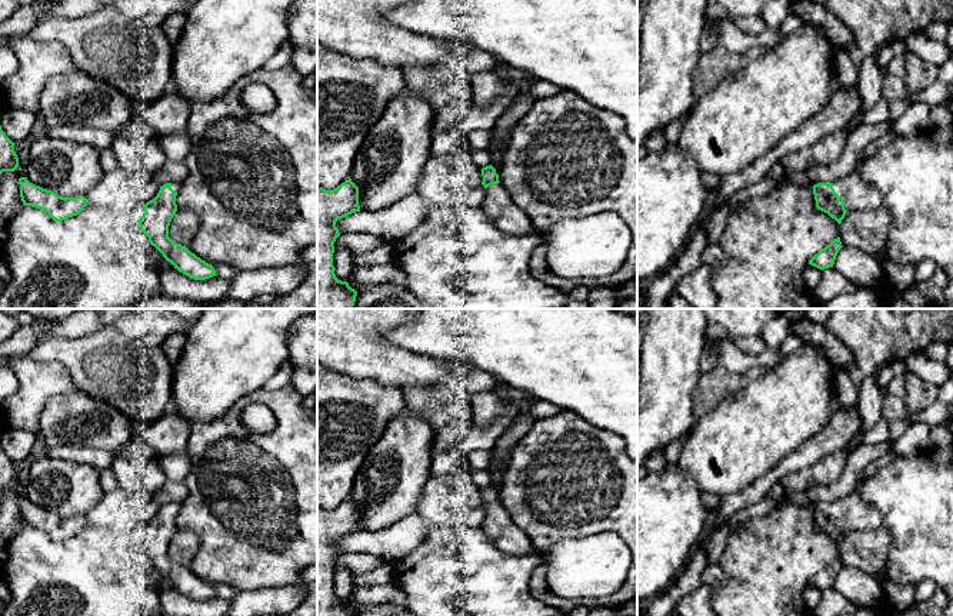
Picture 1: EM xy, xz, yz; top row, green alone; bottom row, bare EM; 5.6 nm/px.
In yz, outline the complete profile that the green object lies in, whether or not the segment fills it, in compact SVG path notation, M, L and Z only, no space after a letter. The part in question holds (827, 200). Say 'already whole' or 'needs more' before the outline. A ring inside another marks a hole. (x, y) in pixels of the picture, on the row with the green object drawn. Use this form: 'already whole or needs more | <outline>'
needs more | M857 160L857 169L844 179L836 180L833 183L817 183L813 186L813 194L816 200L816 207L827 213L839 224L844 219L846 213L850 210L873 210L882 207L882 194L873 186L867 184L860 173L859 166L863 160Z

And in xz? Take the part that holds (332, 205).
already whole | M346 180L333 190L317 187L317 309L353 309L357 292L334 274L336 222L360 212L359 187Z

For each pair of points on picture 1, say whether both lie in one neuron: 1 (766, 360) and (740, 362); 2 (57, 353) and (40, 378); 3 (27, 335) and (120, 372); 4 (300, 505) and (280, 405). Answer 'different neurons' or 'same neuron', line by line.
1: same neuron
2: different neurons
3: different neurons
4: same neuron

